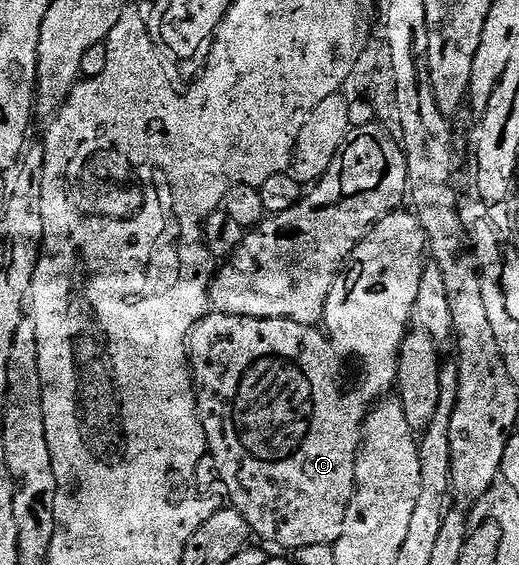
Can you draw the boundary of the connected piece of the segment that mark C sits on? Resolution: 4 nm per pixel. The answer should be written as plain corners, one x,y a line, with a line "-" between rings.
400,209
391,212
353,249
353,253
329,293
329,301
323,310
322,326
327,327
331,339
326,339
319,332
318,326
306,327
297,321
288,319
254,319
248,315
221,315
208,313
199,324
191,330
187,341
191,374
195,380
195,399
199,403
199,420
203,423
209,459
215,462
215,471
232,499
234,510
245,517
245,521
256,536
267,543
276,543
279,547
298,549
311,545
334,545
343,536
343,526
351,498
355,492
355,463
359,459
361,446
361,428
366,424
367,414
371,408
384,398
396,386
399,373
399,354
407,332
412,330
415,319
417,295
421,290
423,268
429,263
427,234
419,218
410,210

